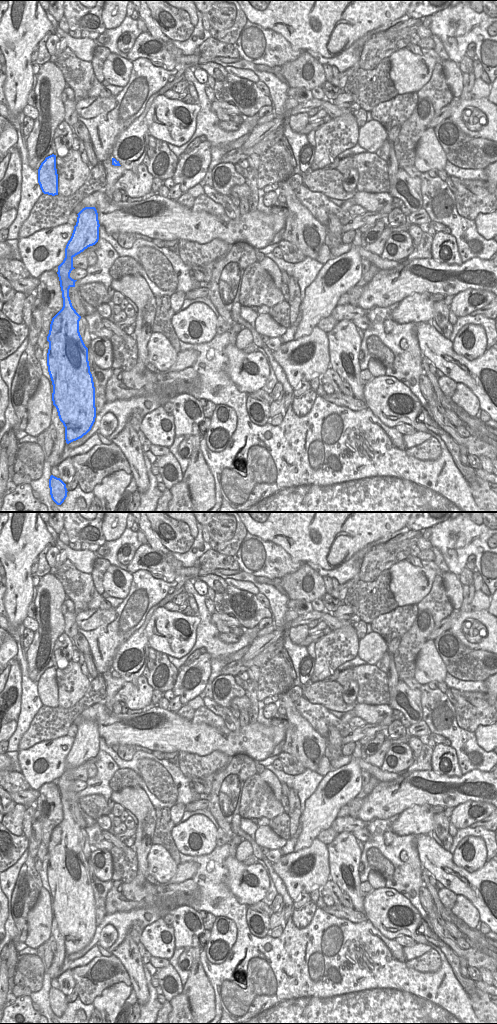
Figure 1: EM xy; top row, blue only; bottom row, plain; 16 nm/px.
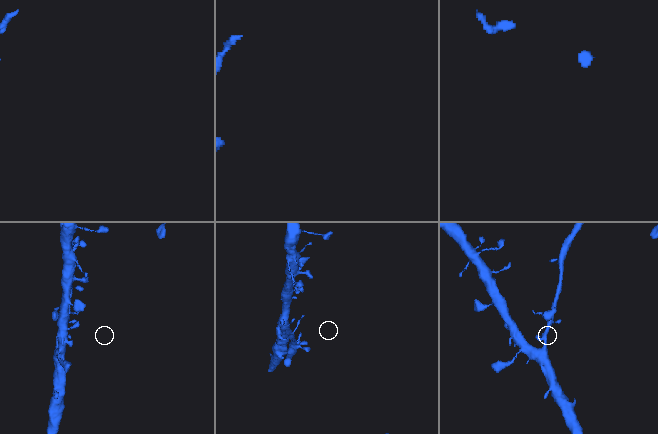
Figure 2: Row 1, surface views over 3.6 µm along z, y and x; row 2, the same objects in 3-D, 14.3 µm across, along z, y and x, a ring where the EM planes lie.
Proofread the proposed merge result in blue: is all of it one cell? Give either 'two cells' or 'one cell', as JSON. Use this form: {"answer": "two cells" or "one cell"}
{"answer": "one cell"}

